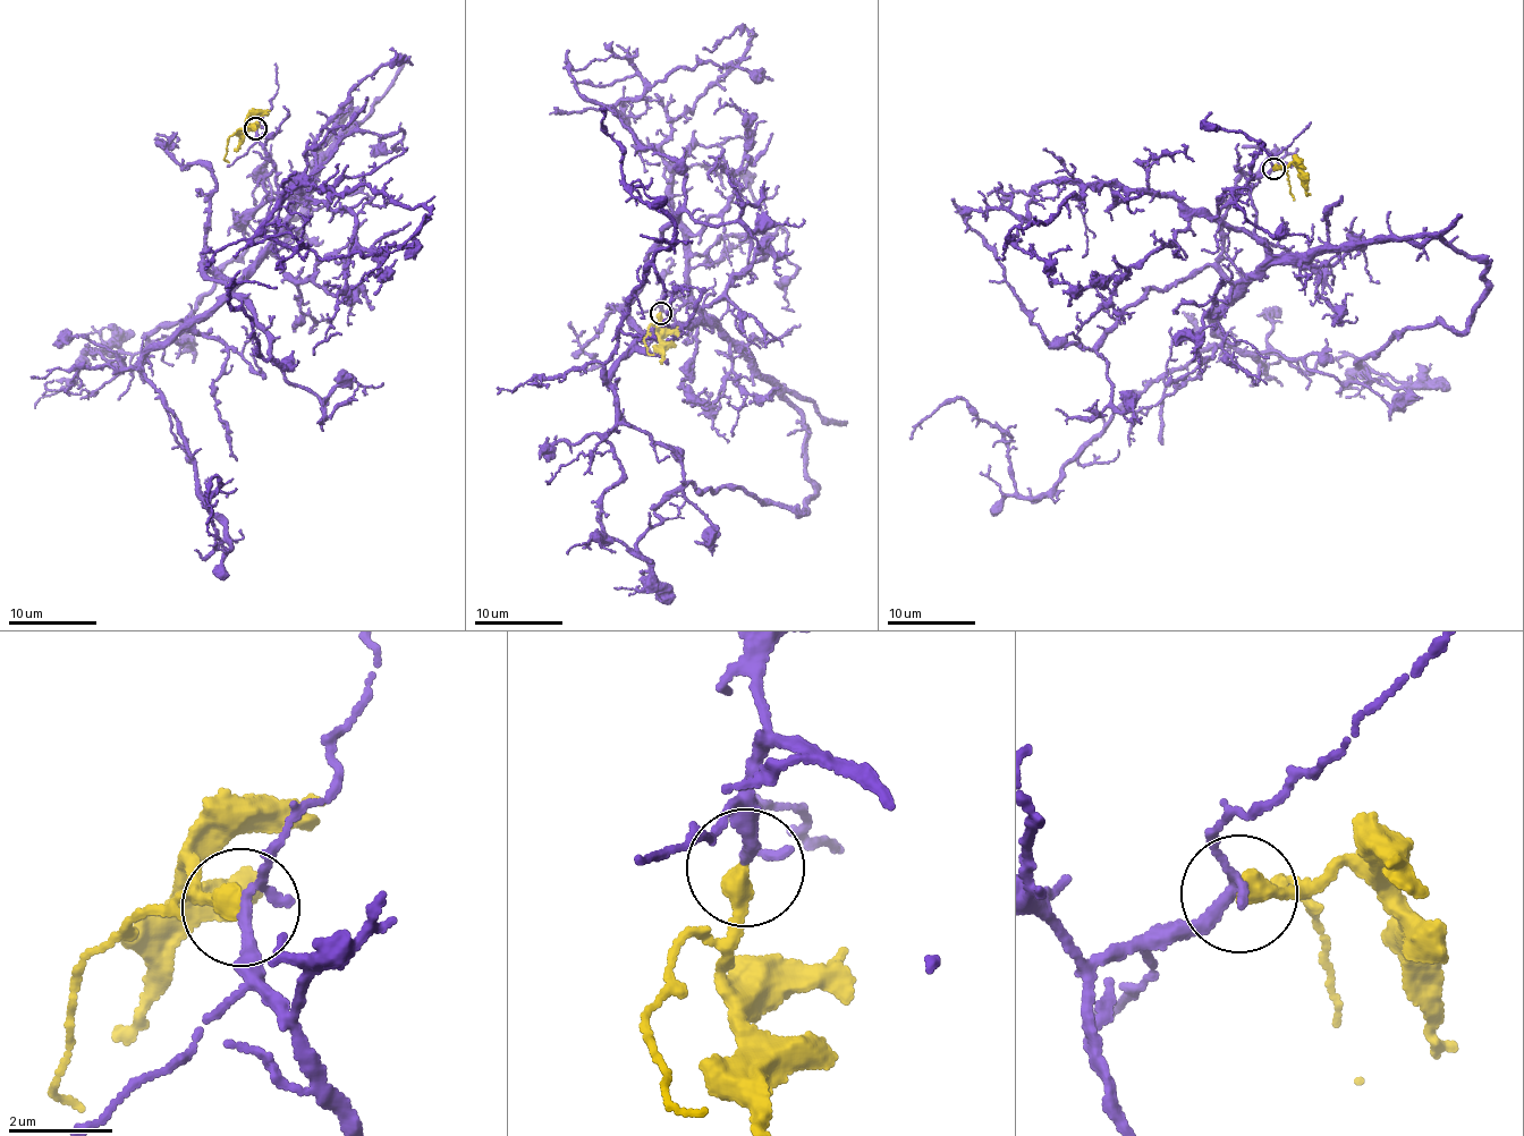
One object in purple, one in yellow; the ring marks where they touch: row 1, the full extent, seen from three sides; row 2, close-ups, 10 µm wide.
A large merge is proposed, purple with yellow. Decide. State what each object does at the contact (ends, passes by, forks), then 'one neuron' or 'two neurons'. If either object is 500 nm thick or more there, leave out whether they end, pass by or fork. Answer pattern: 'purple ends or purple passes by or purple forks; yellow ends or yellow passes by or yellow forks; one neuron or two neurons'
purple forks; yellow ends; one neuron

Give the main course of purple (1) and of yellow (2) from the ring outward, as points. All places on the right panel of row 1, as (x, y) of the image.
1: (1272, 169), (1222, 341), (1056, 483), (1017, 492), (964, 400), (909, 440)
2: (1273, 168), (1281, 166), (1287, 174), (1294, 198)

